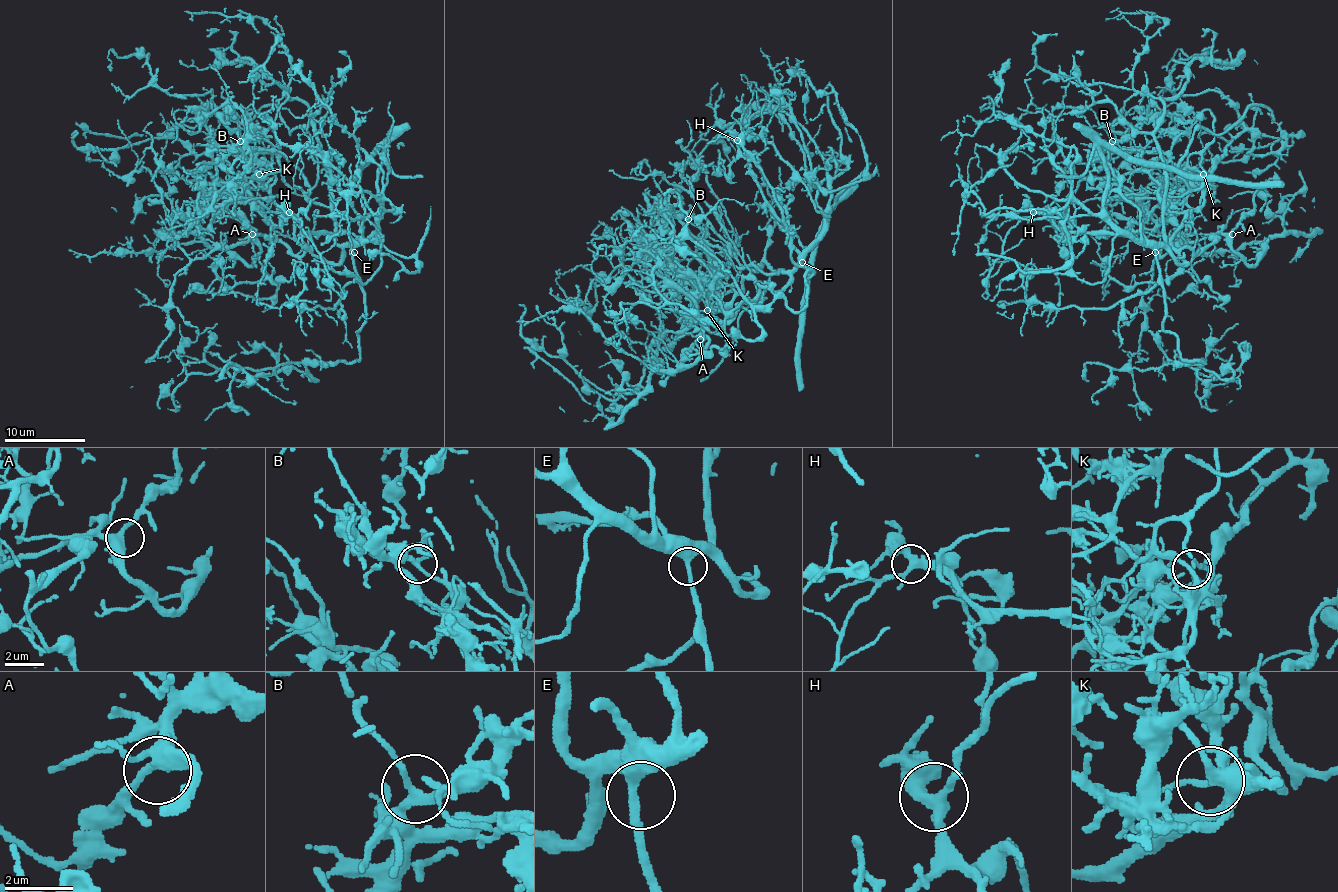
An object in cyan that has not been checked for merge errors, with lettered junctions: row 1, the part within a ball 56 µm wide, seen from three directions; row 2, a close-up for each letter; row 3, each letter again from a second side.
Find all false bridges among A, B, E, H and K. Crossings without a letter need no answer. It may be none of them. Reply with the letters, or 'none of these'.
K

